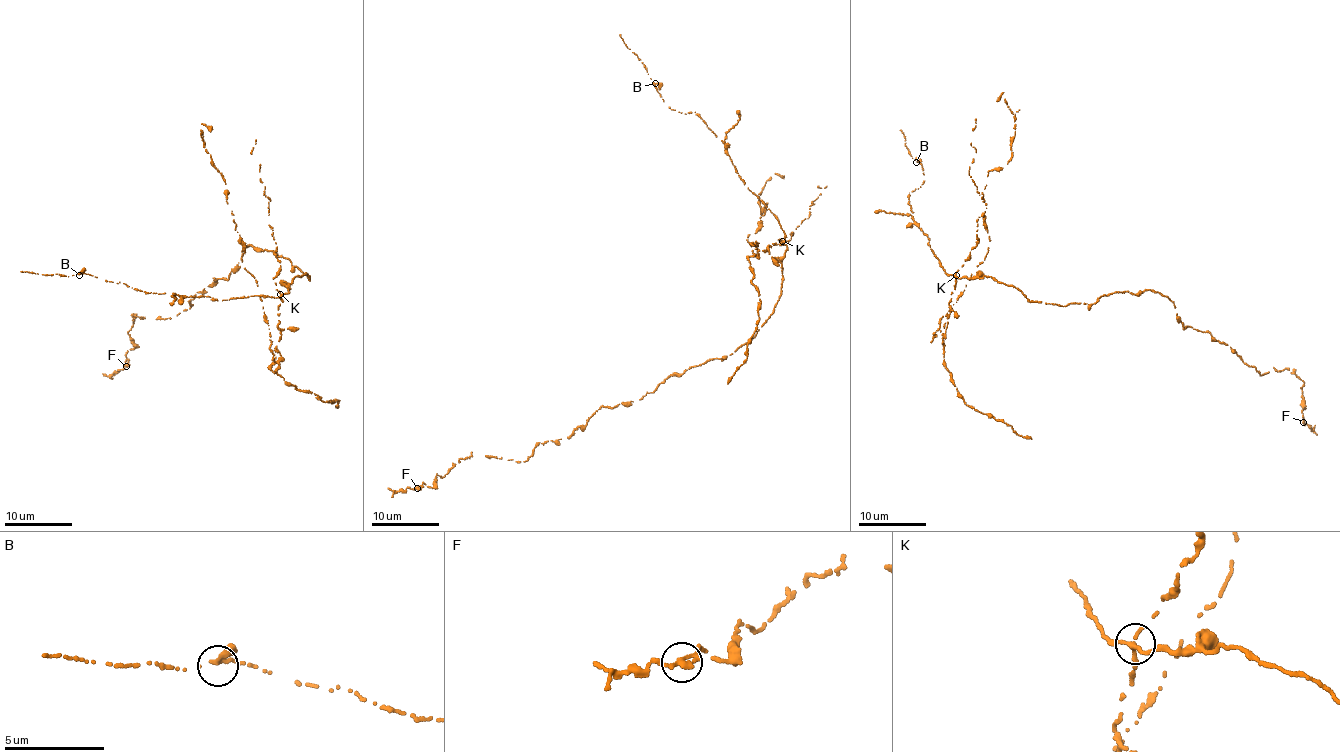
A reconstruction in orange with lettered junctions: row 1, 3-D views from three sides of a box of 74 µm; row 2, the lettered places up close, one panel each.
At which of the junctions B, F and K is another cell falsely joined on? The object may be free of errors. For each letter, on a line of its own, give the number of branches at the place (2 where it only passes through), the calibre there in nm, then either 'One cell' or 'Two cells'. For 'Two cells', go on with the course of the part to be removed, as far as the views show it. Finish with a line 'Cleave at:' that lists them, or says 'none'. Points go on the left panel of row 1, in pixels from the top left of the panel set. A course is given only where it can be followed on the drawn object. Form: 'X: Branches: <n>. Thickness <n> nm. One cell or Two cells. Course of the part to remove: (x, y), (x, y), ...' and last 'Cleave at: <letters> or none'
B: Branches: 2. Thickness 260 nm. One cell
F: Branches: 2. Thickness 260 nm. One cell
K: Branches: 2. Thickness 260 nm. Two cells. Course of the part to remove: (281, 294), (276, 361), (254, 278), (241, 262), (243, 240), (225, 181), (201, 131), (204, 125), (210, 132)
Cleave at: K

